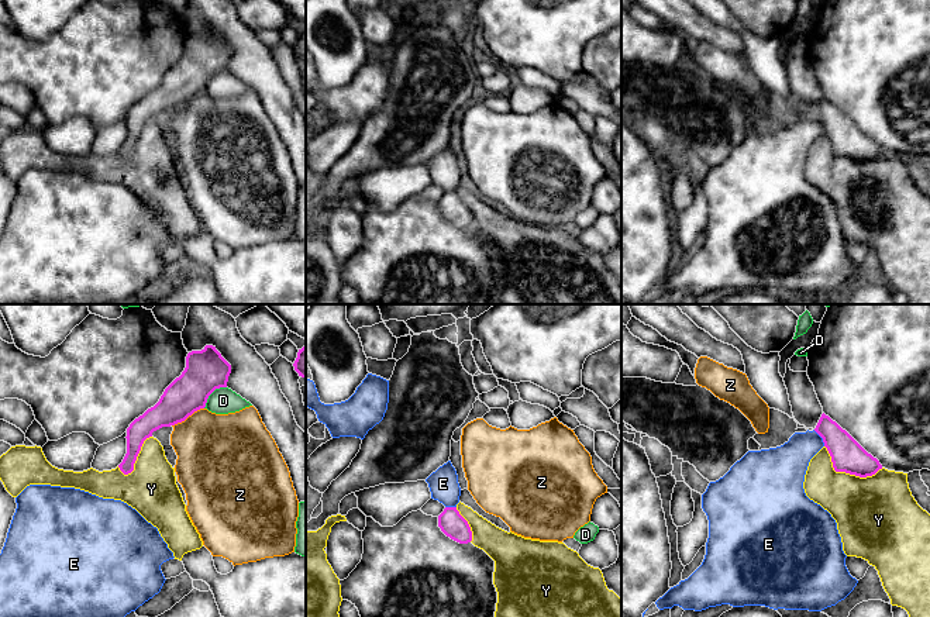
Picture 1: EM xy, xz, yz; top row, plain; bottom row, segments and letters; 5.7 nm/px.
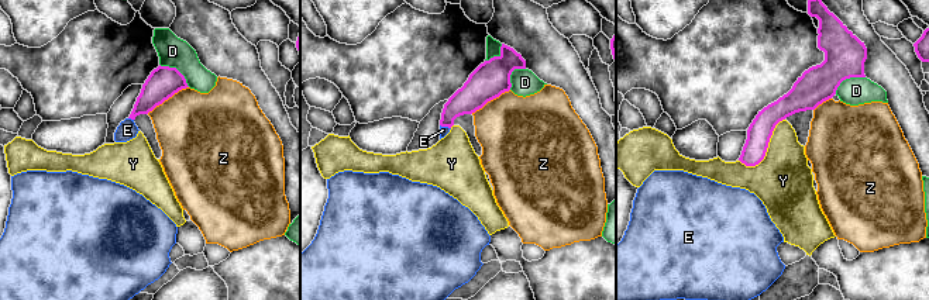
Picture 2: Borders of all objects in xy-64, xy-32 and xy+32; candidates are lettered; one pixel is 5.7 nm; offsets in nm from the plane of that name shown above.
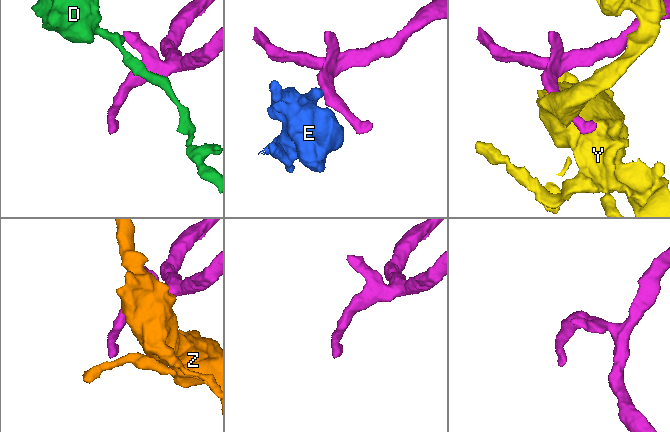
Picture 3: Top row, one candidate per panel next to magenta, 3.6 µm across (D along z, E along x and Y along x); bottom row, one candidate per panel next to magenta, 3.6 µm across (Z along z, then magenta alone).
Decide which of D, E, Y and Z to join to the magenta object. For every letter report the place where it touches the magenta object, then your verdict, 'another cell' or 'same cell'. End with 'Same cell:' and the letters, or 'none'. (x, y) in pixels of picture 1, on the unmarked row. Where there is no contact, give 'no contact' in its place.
D: meets magenta in xy at (212, 76); another cell
E: meets magenta in yz at (822, 121); another cell
Y: meets magenta in yz at (847, 157); another cell
Z: meets magenta in xy at (188, 100); another cell
Same cell: none

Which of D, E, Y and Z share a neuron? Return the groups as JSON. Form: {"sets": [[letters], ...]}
{"sets": [["D"], ["E"], ["Y"], ["Z"]]}

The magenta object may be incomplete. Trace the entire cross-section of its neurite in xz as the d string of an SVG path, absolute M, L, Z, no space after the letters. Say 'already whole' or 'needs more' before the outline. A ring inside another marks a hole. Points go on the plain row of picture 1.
already whole; M445 192L438 200L438 211L451 224L459 228L472 225L472 216L468 206L459 199L457 192Z

